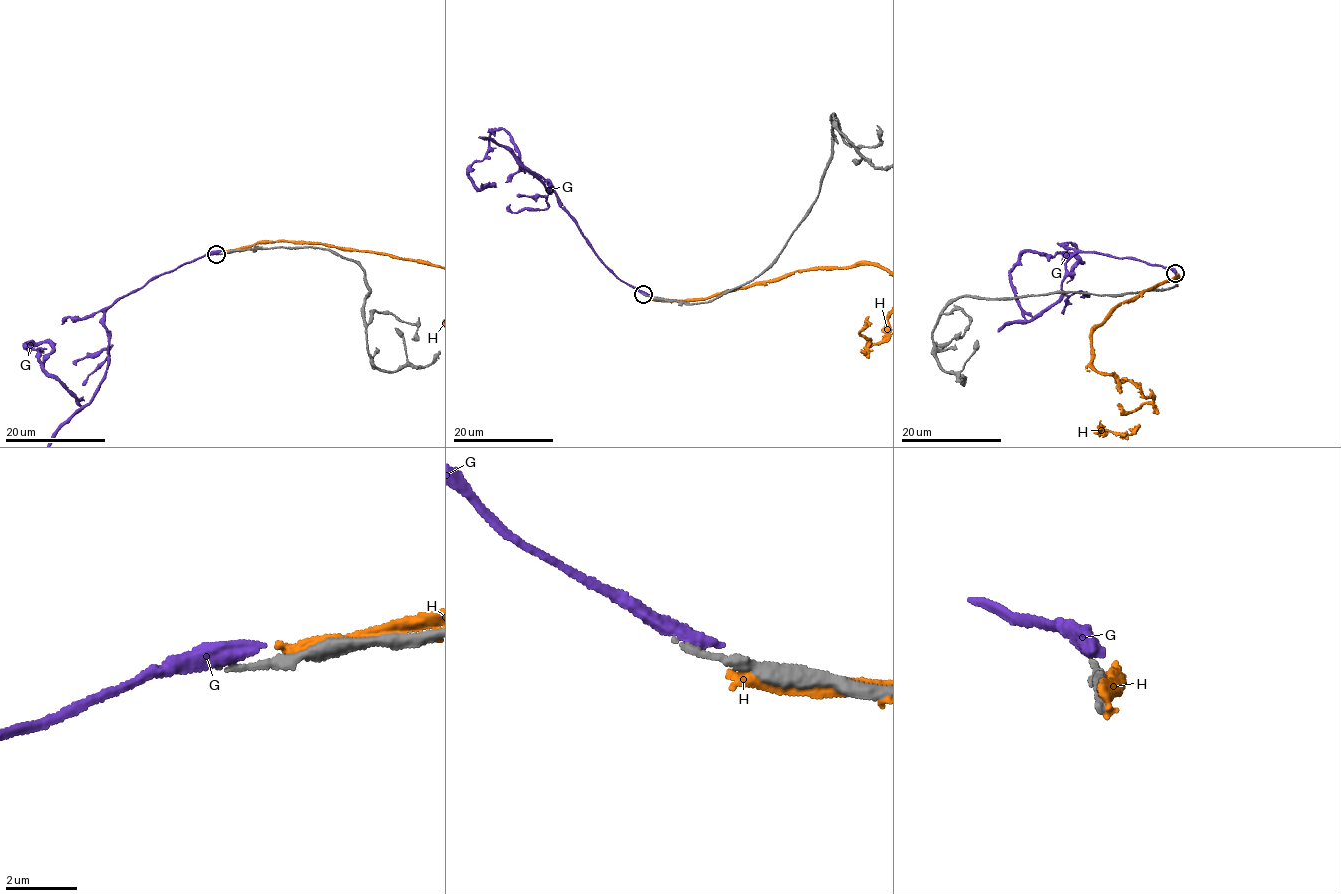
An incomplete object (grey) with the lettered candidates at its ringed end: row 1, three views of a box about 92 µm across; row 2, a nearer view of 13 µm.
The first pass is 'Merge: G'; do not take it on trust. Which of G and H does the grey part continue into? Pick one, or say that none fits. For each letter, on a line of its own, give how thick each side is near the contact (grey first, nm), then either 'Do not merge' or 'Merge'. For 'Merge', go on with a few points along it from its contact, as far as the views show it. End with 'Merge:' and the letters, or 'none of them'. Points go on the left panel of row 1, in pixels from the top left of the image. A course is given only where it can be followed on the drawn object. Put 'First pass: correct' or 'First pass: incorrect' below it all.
G: Thickness 190 nm (grey) against 600 nm. Do not merge
H: Thickness 380 nm (grey) against 380 nm. Do not merge
Merge: none of them
First pass: incorrect

